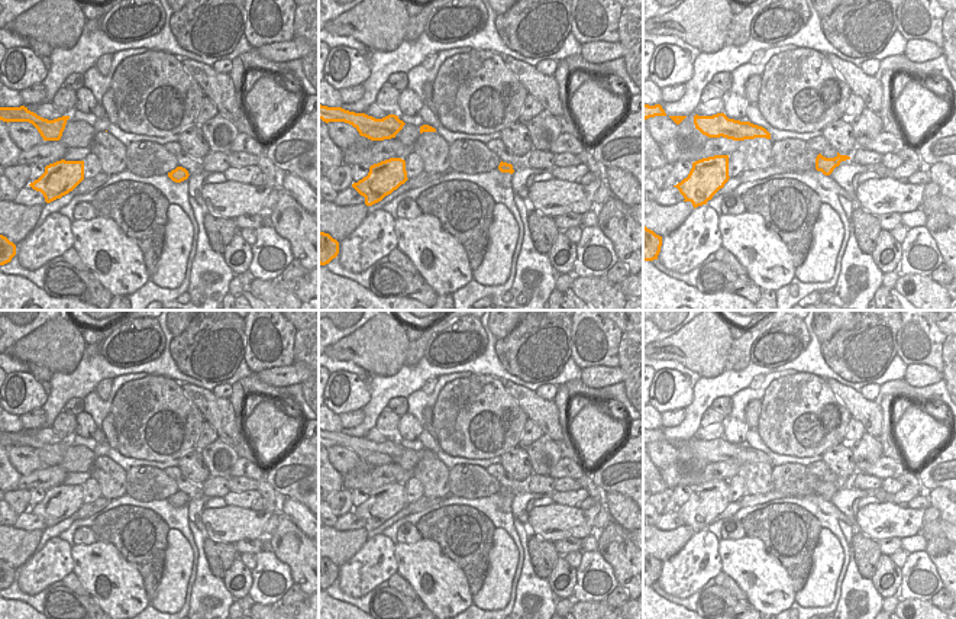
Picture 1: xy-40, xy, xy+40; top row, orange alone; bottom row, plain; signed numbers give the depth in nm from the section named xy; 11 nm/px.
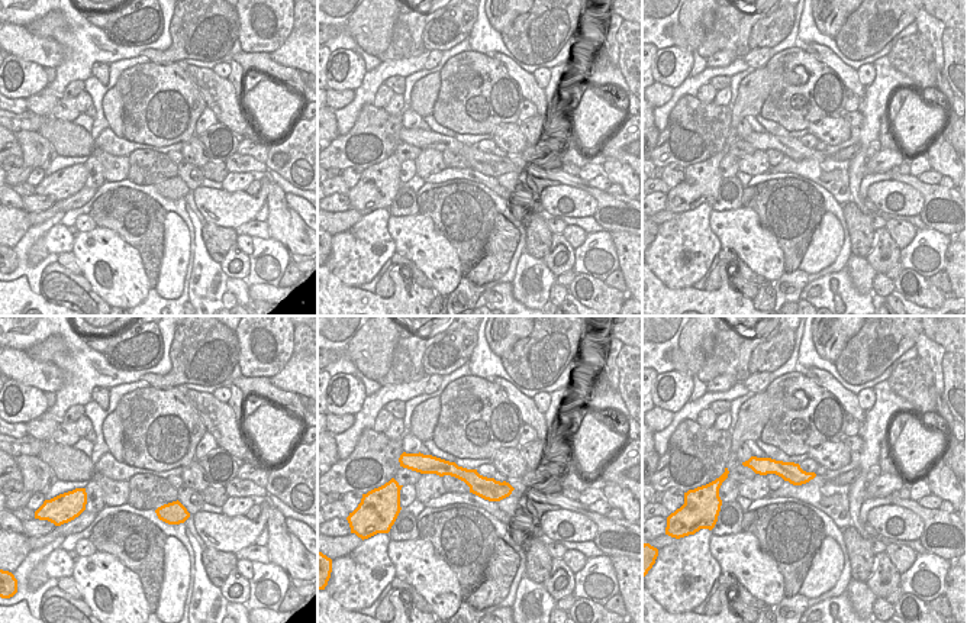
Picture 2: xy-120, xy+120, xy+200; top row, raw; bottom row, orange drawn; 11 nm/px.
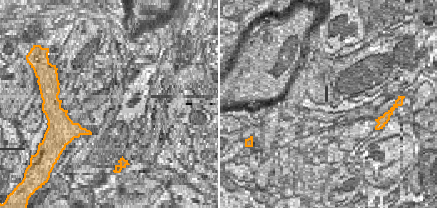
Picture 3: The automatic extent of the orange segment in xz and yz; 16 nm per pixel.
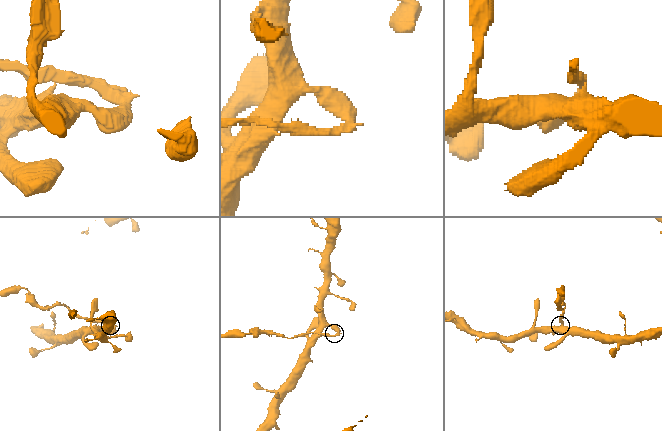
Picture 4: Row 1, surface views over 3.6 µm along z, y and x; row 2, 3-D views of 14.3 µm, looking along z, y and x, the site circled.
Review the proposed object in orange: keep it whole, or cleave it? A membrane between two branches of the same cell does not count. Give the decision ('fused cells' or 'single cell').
fused cells

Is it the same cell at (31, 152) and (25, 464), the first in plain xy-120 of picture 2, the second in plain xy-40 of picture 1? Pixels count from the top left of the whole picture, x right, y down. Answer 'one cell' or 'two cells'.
one cell

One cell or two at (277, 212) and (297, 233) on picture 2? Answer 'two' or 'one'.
one

